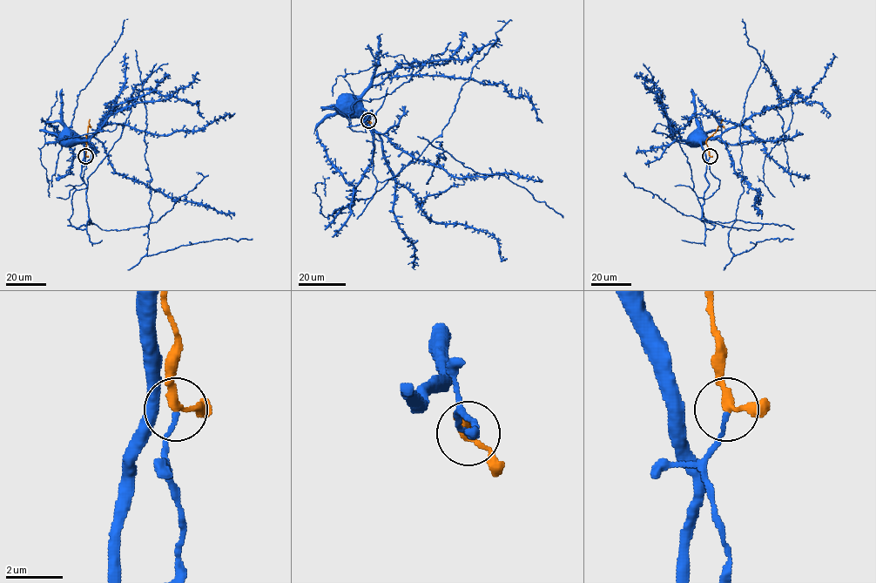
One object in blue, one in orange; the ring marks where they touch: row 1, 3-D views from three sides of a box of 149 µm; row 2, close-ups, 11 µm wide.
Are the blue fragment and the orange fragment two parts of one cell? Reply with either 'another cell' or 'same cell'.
same cell

